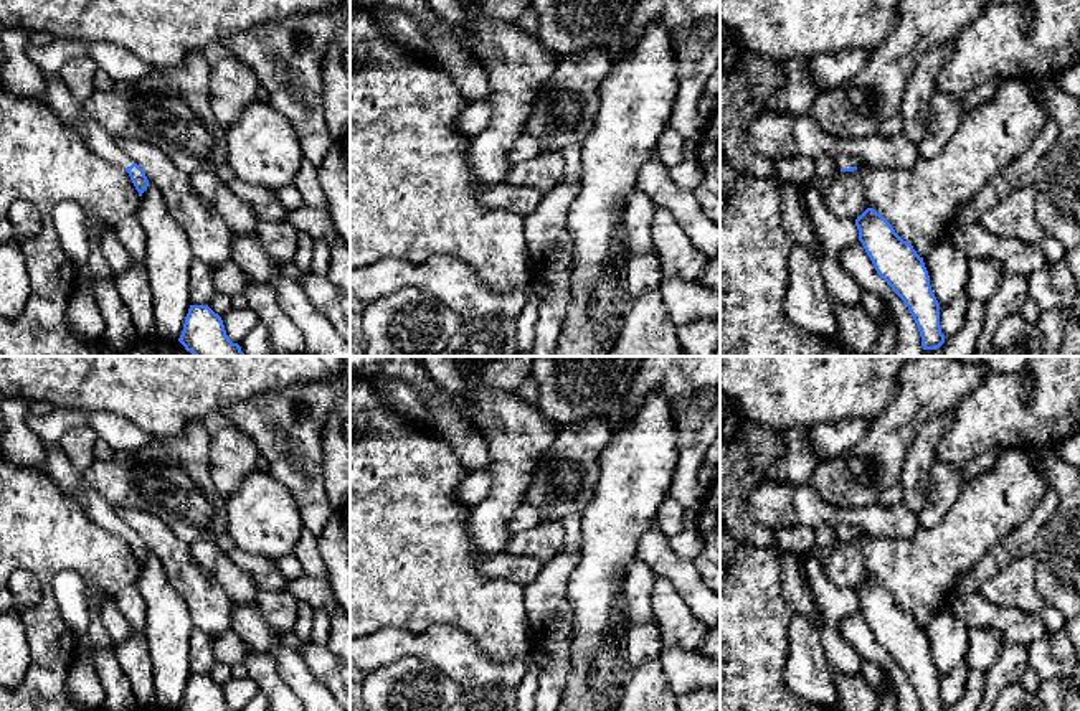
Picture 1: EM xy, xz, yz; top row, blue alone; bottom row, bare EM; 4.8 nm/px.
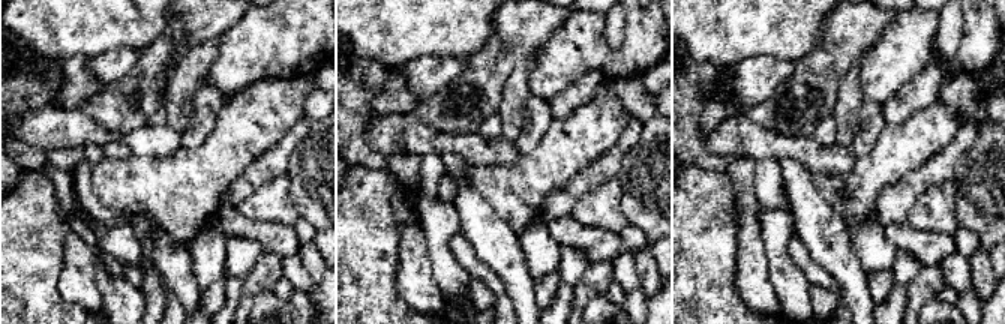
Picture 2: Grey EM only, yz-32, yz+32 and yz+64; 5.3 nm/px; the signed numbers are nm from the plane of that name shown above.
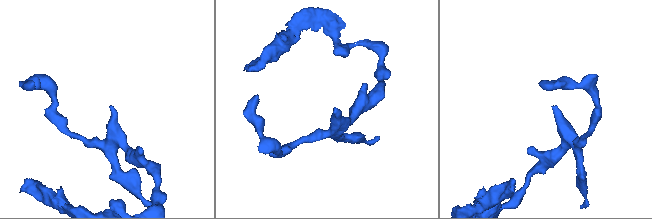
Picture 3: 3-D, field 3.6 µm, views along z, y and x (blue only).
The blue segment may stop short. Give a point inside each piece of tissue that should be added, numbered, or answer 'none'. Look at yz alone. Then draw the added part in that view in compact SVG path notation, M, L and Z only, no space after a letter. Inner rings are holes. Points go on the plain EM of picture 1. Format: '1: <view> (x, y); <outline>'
1: yz (843, 530); M839 525L834 531L839 539L850 538L850 536L860 536L860 531L850 525Z

